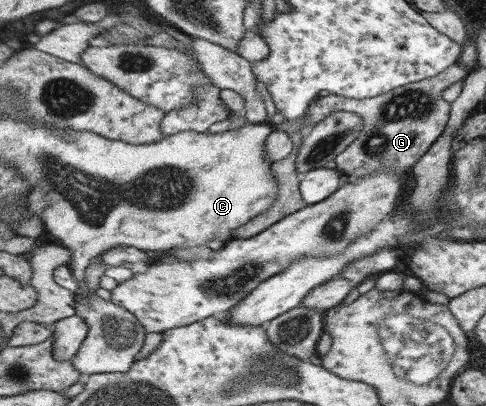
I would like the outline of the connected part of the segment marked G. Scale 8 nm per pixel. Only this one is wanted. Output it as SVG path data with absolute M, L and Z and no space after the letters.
M457 62L434 77L415 81L371 98L350 99L332 94L316 97L307 106L305 119L301 121L297 132L300 129L302 132L309 131L315 123L332 112L352 112L361 117L361 130L356 139L333 159L335 167L350 178L362 177L377 169L391 169L391 173L396 175L408 173L445 128L450 106L444 103L441 94L449 85L462 81L469 73L468 69Z

